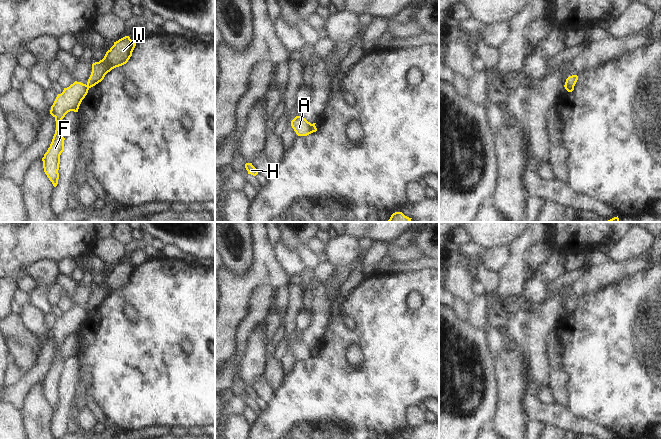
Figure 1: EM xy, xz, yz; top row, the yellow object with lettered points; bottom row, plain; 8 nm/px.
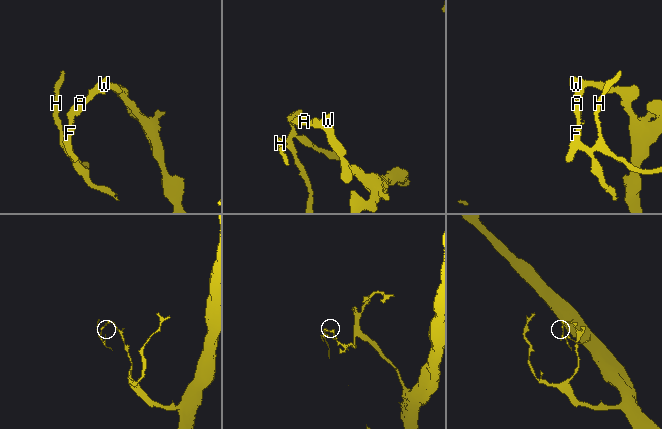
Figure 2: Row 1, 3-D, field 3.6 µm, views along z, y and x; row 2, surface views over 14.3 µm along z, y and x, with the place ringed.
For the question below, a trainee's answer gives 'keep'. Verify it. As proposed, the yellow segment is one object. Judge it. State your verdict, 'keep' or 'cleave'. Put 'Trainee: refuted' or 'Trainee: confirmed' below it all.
cleave
Trainee: refuted

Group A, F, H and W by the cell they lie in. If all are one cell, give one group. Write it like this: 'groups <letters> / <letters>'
groups A F H / W

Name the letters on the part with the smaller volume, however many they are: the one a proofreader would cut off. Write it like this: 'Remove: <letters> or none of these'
Remove: A, F, H

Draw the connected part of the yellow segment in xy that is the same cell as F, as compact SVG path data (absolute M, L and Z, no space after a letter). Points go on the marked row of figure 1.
M75 81L69 87L64 88L61 94L57 95L51 106L50 114L55 118L56 130L42 161L44 172L54 187L58 184L60 155L64 151L65 138L60 132L61 121L68 112L78 112L79 106L87 95L88 90L89 88L86 84Z

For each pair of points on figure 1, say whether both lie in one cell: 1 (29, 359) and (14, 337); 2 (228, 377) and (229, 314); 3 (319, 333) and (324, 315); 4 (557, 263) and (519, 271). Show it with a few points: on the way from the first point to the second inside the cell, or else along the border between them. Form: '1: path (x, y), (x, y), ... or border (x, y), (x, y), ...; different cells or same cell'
1: path (26, 354), (26, 349), (19, 342); same cell
2: border (233, 356), (225, 364); different cells
3: path (319, 329), (320, 319); same cell
4: border (532, 273), (521, 294); different cells

